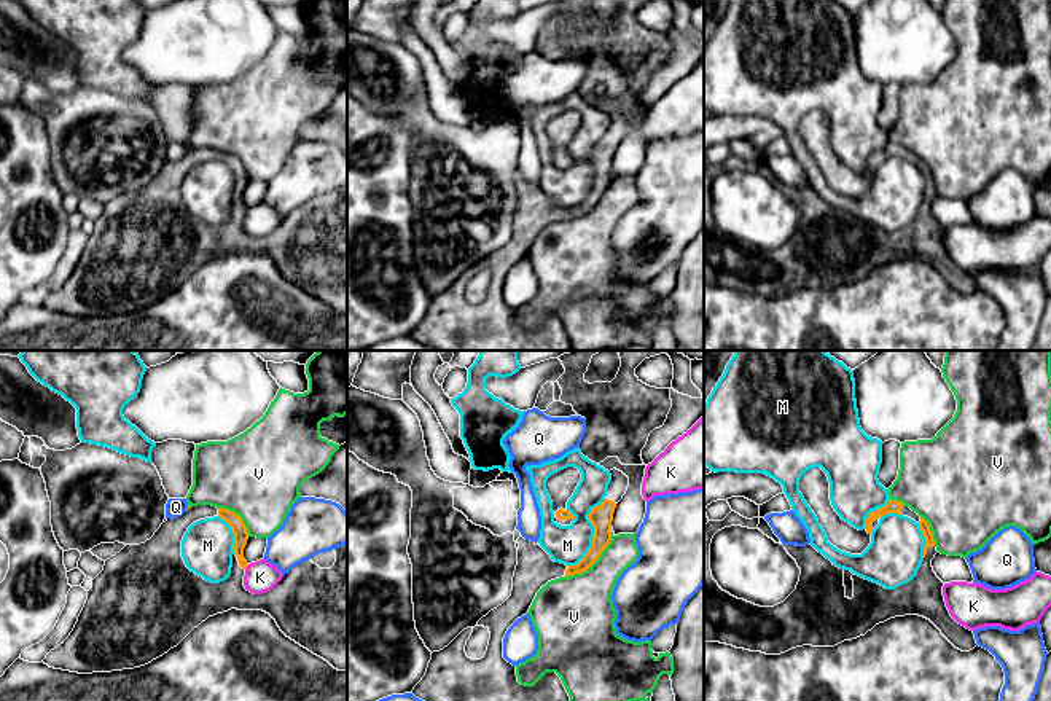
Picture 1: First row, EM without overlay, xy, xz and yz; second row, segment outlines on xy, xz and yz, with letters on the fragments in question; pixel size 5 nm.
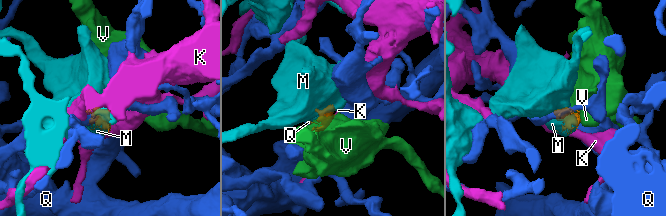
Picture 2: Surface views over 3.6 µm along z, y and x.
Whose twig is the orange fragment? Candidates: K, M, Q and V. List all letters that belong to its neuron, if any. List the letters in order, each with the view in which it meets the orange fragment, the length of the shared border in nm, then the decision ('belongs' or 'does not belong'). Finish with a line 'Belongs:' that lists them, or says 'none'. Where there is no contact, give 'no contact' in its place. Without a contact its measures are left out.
K: xy | 40 nm | does not belong
M: xz | 400 nm | does not belong
Q: xy | 30 nm | does not belong
V: xz | 320 nm | does not belong
Belongs: none

